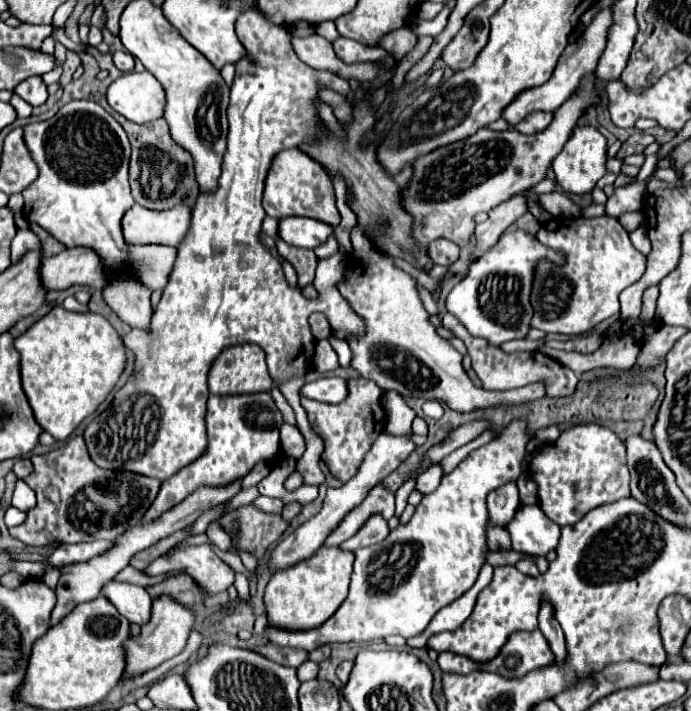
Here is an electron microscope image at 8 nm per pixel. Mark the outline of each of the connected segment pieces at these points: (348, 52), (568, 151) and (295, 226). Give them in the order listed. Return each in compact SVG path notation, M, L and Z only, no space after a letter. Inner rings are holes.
M337 37L333 41L333 47L335 47L335 53L341 61L345 63L355 63L355 61L381 61L385 57L391 57L391 53L387 53L385 49L381 47L367 47L367 45L361 45L353 39L347 39L347 37Z
M591 125L575 127L567 143L563 145L561 153L553 161L557 183L563 187L563 191L569 193L589 193L597 185L597 181L605 175L605 161L607 161L607 139L599 133L599 129Z
M287 217L279 221L279 237L295 247L315 249L333 235L333 227L309 217Z

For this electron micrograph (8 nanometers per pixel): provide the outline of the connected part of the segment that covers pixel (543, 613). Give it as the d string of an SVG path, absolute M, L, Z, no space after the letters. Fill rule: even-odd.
M541 605L539 629L545 635L545 639L549 641L551 651L555 653L555 661L563 661L565 659L565 637L563 637L561 625L555 619L553 605Z

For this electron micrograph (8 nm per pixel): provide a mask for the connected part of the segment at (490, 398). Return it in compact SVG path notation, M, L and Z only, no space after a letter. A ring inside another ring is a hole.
M359 225L351 231L351 243L353 243L355 253L347 257L347 269L345 269L345 277L339 281L339 291L351 303L353 311L365 319L365 325L367 325L365 337L349 339L349 345L353 351L351 367L357 369L361 377L375 381L381 389L387 389L387 391L393 389L405 397L425 397L425 399L445 401L455 411L485 409L485 407L499 405L499 403L507 403L507 405L525 403L525 401L533 401L545 395L545 385L541 383L531 383L513 391L485 391L481 387L475 387L461 365L461 353L457 353L445 339L441 339L435 333L435 327L427 321L429 313L425 311L421 297L415 289L415 279L407 275L405 271L397 269L391 263L391 259L383 259L373 239L367 237Z

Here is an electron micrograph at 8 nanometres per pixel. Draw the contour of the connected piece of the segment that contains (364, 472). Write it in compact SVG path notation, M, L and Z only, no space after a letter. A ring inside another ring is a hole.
M381 433L381 435L377 437L377 441L373 443L371 451L367 453L367 457L365 457L359 473L357 473L351 481L347 481L345 485L341 485L341 487L329 487L321 513L315 515L315 517L311 517L307 523L303 523L299 529L295 529L291 535L287 535L285 539L281 539L281 541L277 543L277 547L273 549L269 561L267 561L269 571L271 571L271 573L283 571L283 569L287 569L287 567L293 567L295 563L301 563L301 561L313 557L313 553L317 553L317 549L323 545L325 537L339 525L339 521L341 521L351 509L355 509L355 507L365 499L365 495L367 495L381 479L385 479L391 471L395 471L395 469L409 457L409 453L411 453L413 449L415 449L415 445L413 445L413 441L411 441L409 437L393 437L393 435Z

